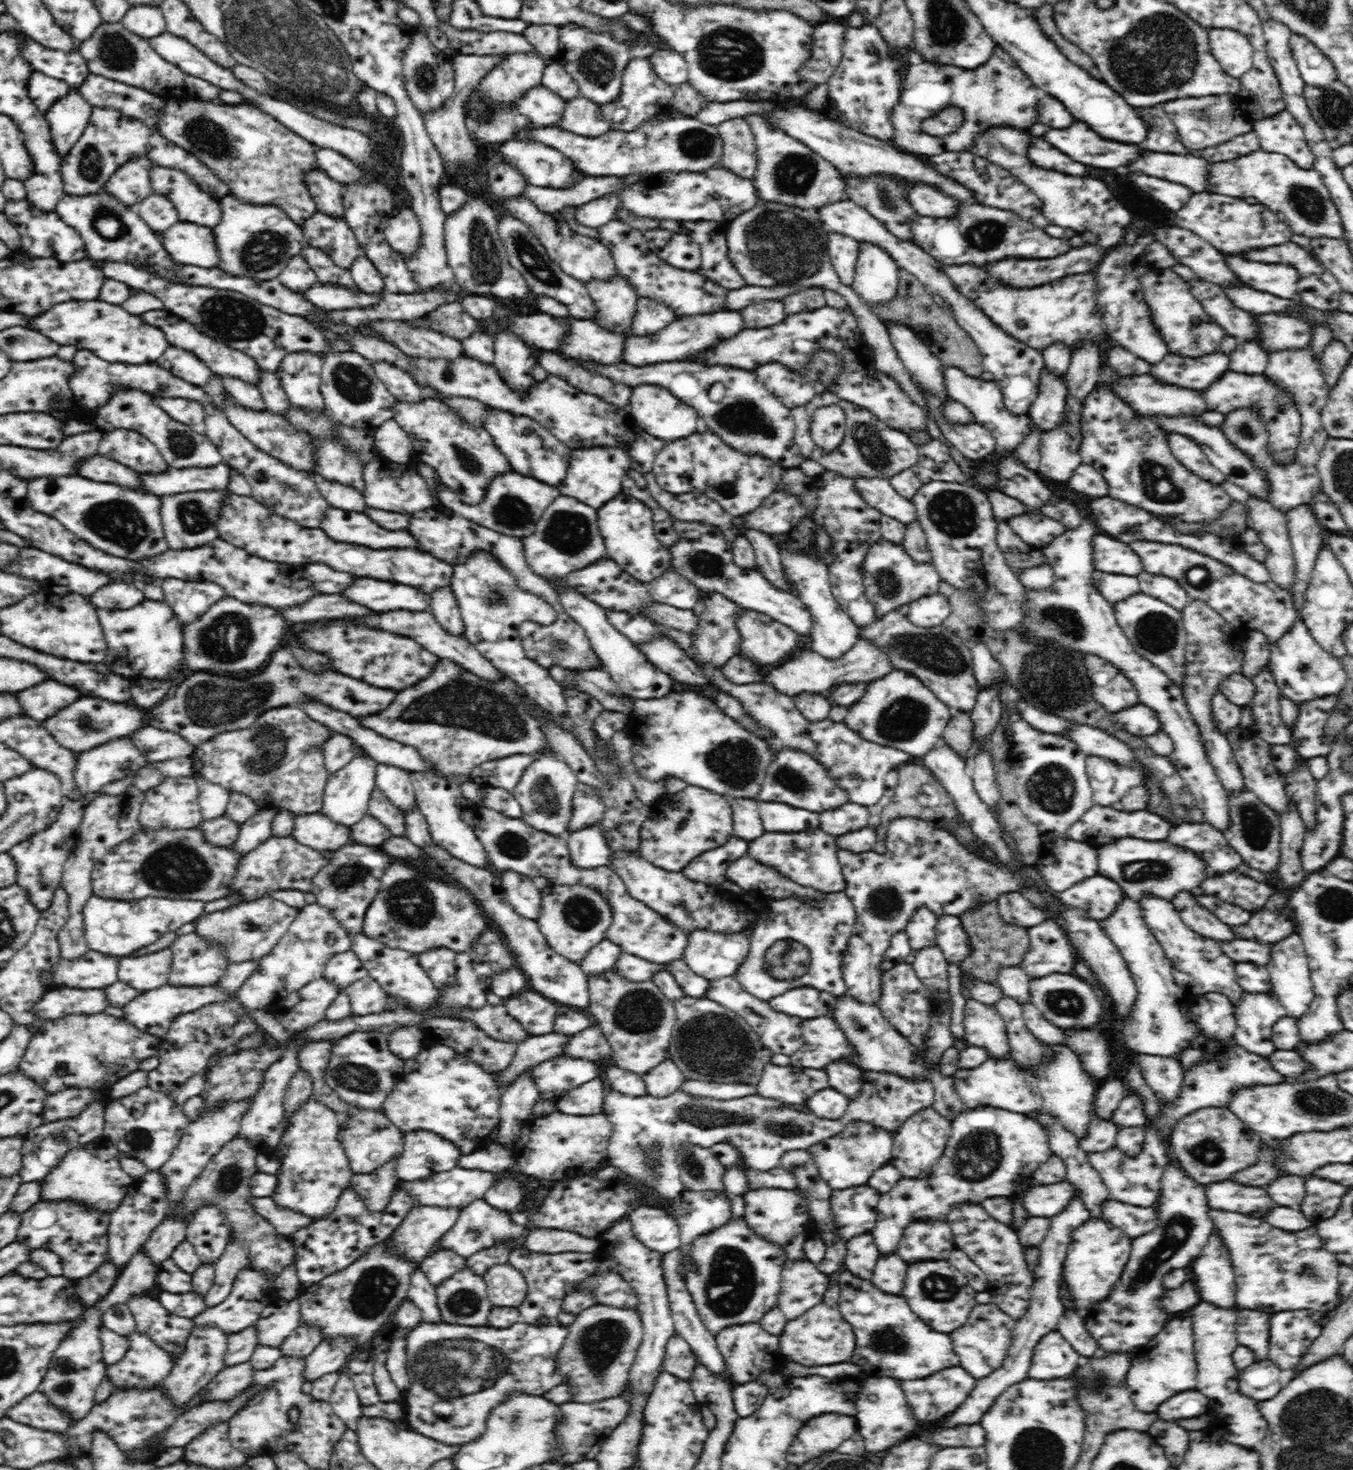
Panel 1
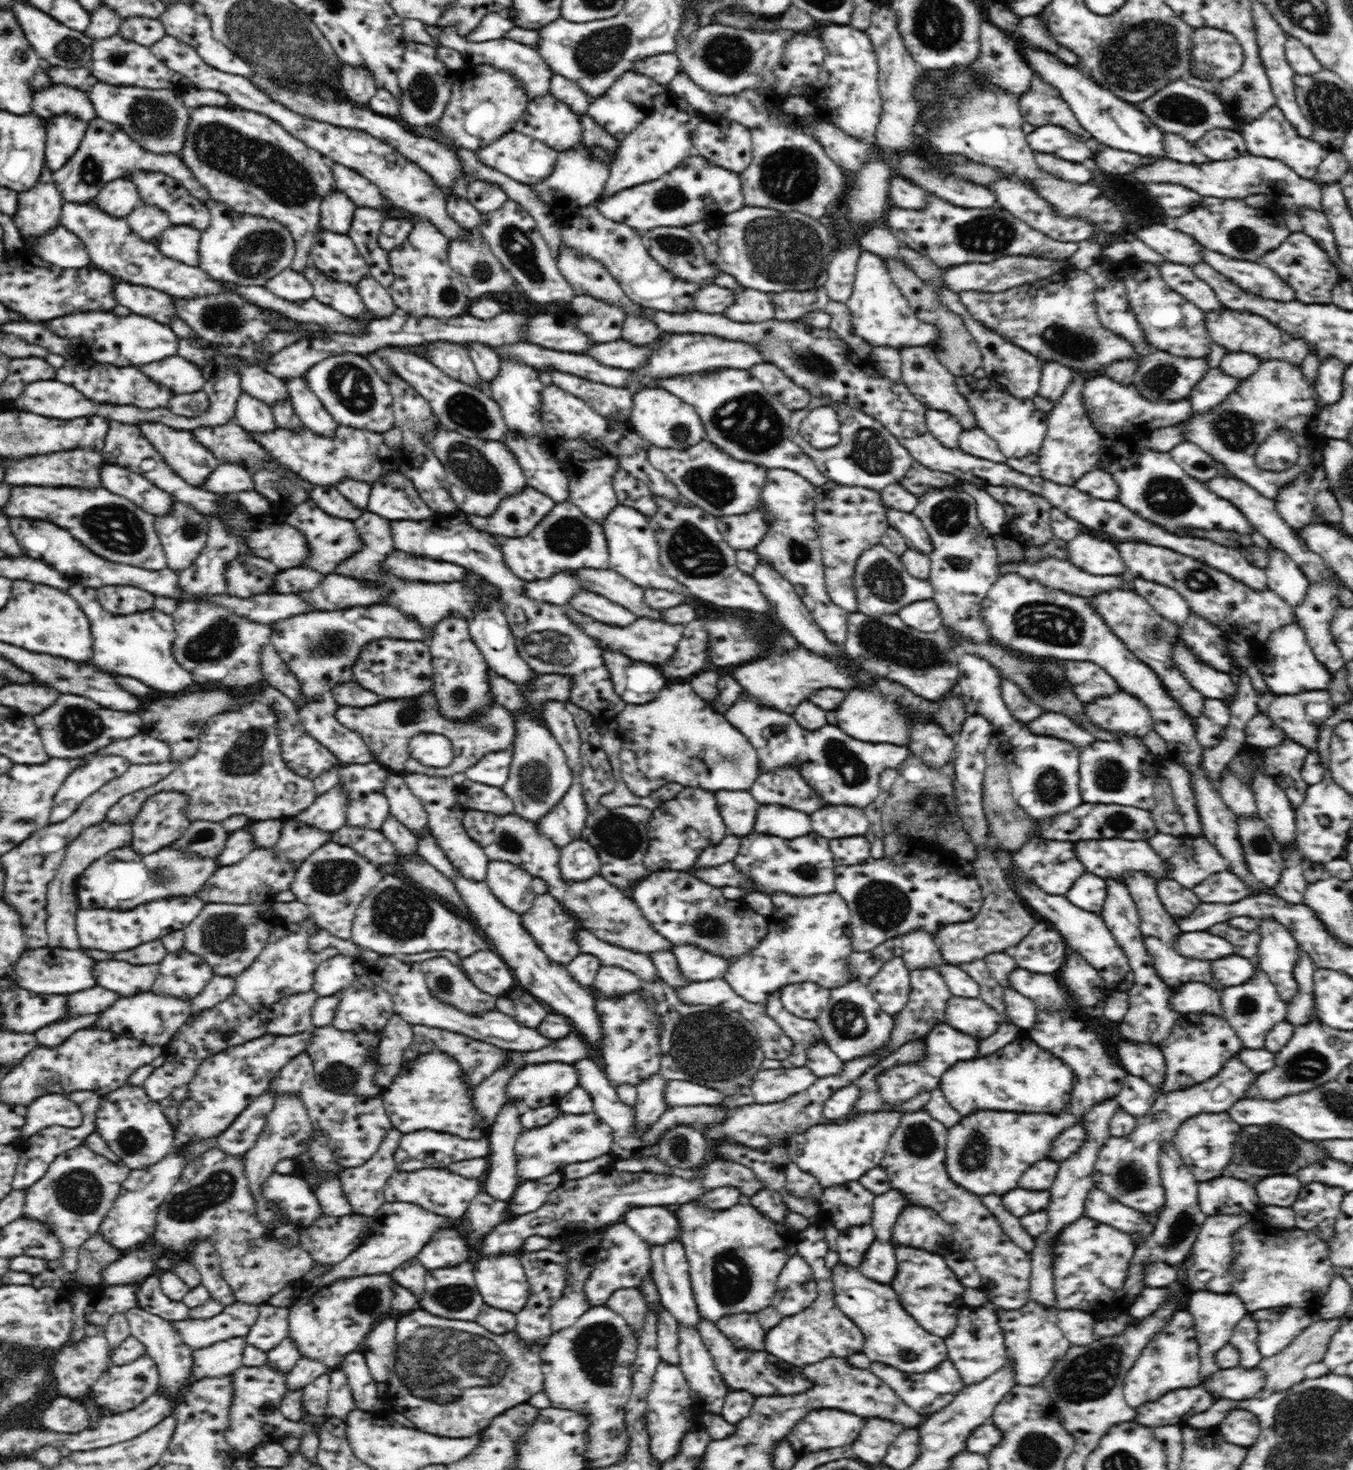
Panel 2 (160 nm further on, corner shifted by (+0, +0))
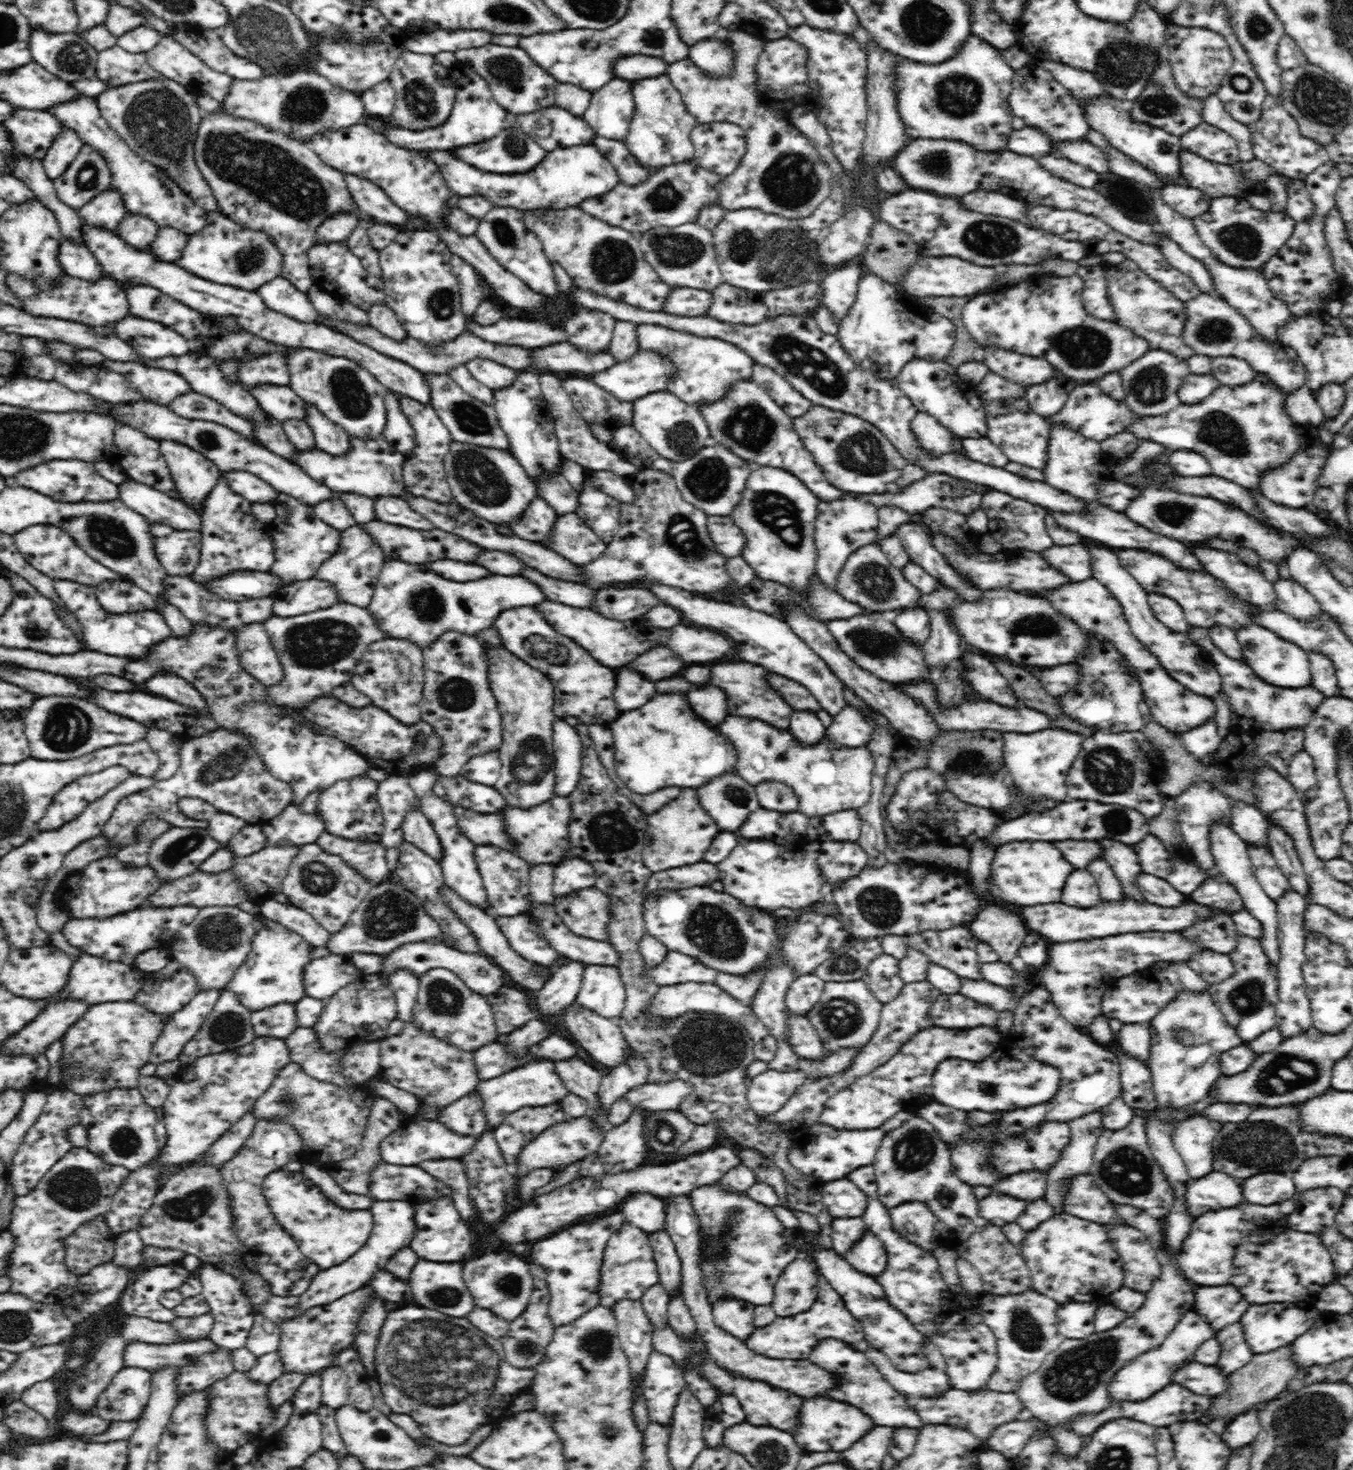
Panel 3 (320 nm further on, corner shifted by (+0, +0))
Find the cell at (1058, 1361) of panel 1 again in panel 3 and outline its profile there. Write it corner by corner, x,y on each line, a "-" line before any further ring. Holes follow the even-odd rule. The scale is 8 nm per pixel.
1034,1289
1015,1295
1000,1296
982,1292
972,1299
972,1311
980,1314
982,1320
992,1329
997,1338
998,1362
993,1375
984,1388
998,1392
1014,1393
1019,1380
1037,1371
1050,1352
1056,1350
1067,1338
1057,1327
1058,1303

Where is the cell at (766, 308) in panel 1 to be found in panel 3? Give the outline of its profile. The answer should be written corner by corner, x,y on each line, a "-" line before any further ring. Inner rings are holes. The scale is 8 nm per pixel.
728,283
719,284
711,293
712,306
706,312
710,318
728,324
758,324
767,319
765,293
741,289

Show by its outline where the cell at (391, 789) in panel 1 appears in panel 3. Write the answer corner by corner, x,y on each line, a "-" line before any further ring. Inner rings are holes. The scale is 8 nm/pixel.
414,810
406,814
402,822
403,835
406,842
431,856
434,860
442,858
442,844
432,826
432,823
424,816
421,810

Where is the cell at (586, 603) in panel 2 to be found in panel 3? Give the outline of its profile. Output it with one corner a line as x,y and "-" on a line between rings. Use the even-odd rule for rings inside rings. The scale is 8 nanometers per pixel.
524,567
520,575
537,584
538,588
541,588
542,592
552,602
593,610
593,606
595,605
593,604
595,601
594,588
575,583
574,581
565,581
550,577
530,567

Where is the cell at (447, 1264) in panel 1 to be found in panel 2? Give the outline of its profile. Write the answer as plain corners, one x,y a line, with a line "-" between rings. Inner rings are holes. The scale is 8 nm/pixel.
452,1225
437,1230
423,1246
417,1260
426,1270
450,1268
471,1260
470,1246
464,1236

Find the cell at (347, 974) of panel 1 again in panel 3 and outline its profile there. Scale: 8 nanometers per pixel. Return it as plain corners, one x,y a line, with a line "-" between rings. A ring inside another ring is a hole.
328,954
303,966
305,995
318,1000
329,999
358,976
358,968
349,956

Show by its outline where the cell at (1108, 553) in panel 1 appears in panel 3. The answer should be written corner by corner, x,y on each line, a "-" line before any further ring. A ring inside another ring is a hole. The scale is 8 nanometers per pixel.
1081,542
1070,546
1054,545
1039,553
1047,564
1051,564
1071,582
1080,582
1093,576
1087,546

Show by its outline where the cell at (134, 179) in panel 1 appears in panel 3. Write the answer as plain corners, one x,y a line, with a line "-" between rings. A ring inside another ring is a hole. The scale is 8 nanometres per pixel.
112,188
90,200
77,212
84,225
106,230
116,230
120,221
128,215
122,203
122,195

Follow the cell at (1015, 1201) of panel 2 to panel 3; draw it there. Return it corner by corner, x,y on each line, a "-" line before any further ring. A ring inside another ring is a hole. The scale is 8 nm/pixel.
990,1194
982,1200
978,1200
978,1214
996,1226
1014,1222
1016,1216
1024,1208
1026,1208
1026,1202
1012,1198
1012,1196
1002,1196
1002,1194

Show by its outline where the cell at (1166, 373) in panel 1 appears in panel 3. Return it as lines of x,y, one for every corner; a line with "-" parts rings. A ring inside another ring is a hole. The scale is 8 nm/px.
1151,348
1144,354
1119,371
1125,390
1127,407
1139,416
1160,416
1176,408
1181,402
1177,395
1177,388
1181,385
1181,378
1189,372
1187,359
1178,358
1159,348

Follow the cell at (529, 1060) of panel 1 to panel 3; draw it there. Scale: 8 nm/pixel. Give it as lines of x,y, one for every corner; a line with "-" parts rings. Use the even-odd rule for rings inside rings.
475,1091
443,1107
437,1118
456,1135
478,1136
494,1129
488,1125
480,1095

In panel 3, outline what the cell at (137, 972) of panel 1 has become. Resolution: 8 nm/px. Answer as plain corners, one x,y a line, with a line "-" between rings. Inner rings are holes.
82,954
72,963
67,985
64,985
60,992
47,996
45,1001
54,1002
54,1000
71,998
92,1005
110,1001
132,1001
136,993
143,988
146,980
147,973
134,965
112,962
98,956

